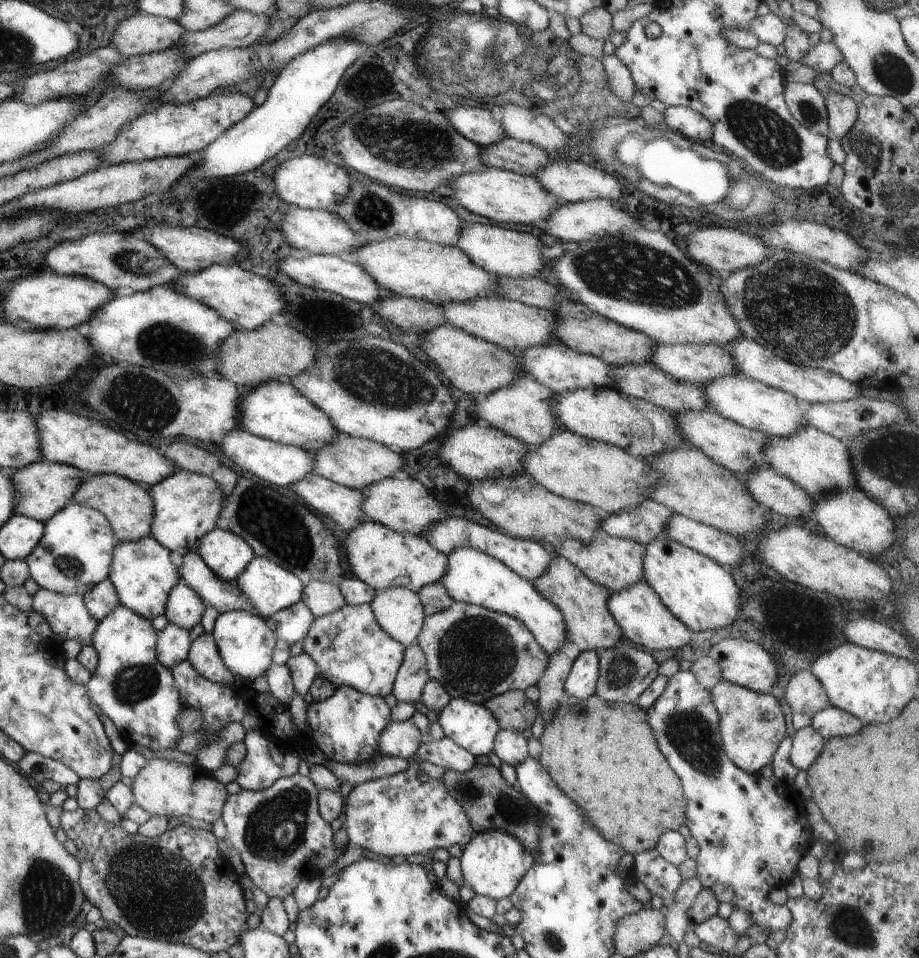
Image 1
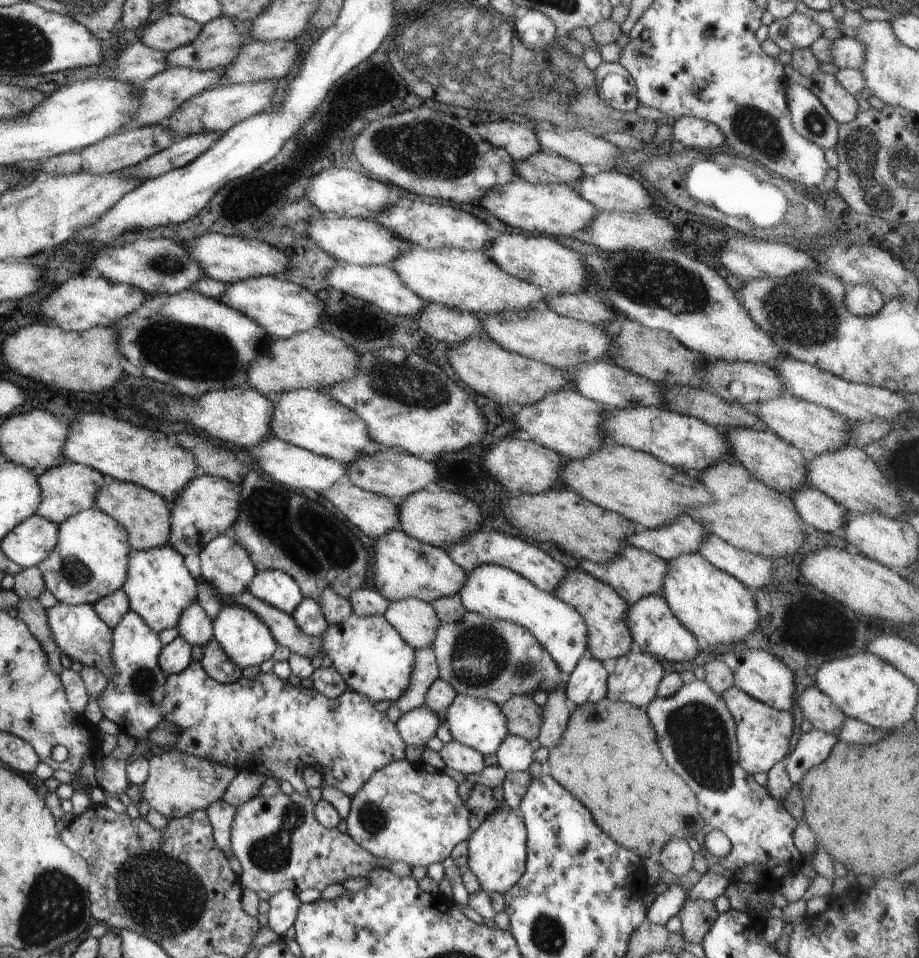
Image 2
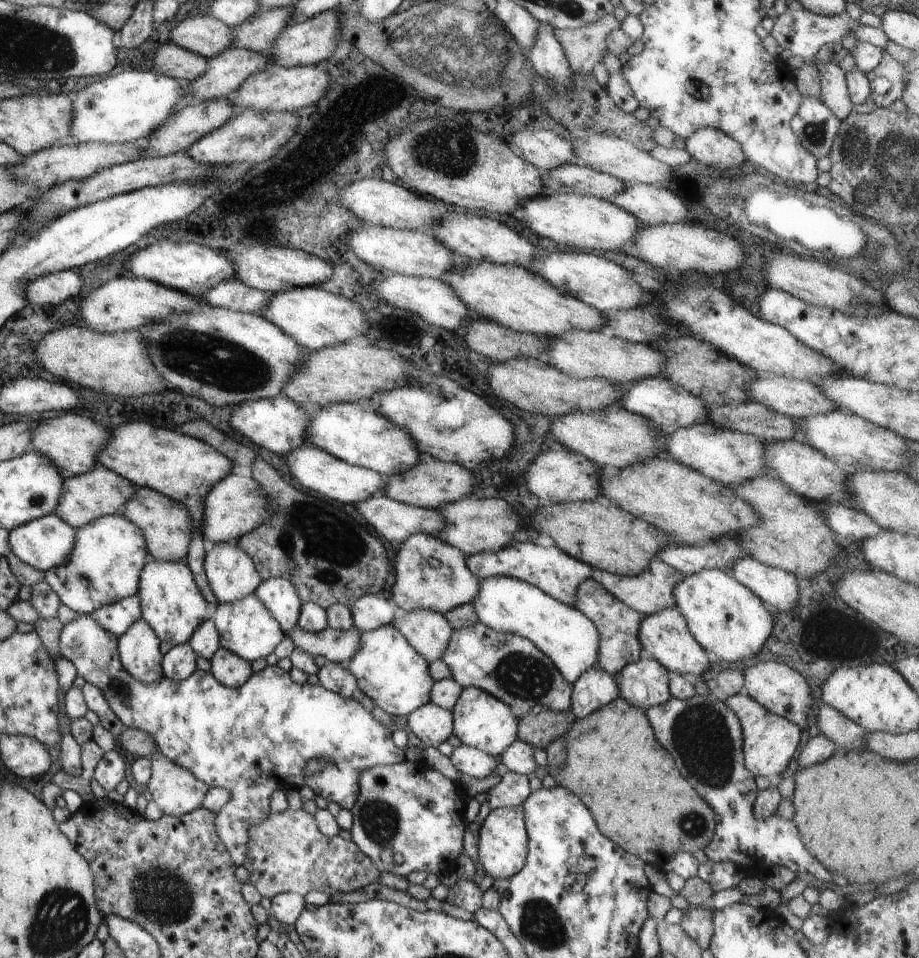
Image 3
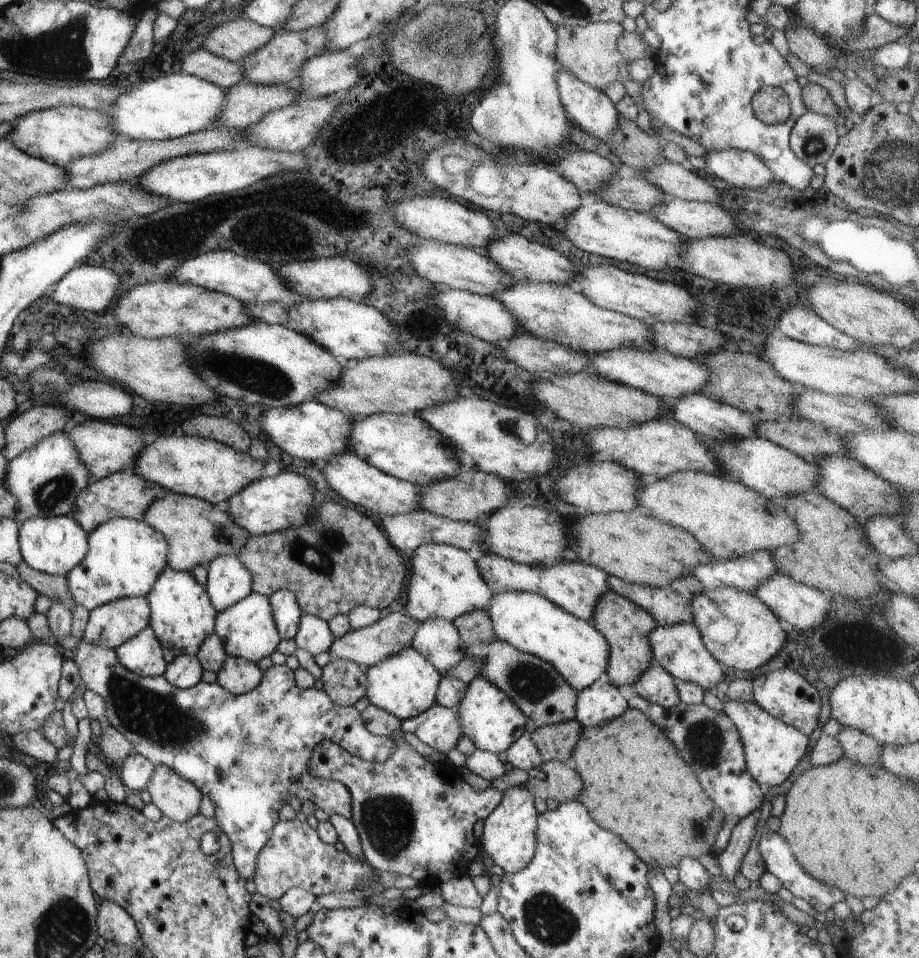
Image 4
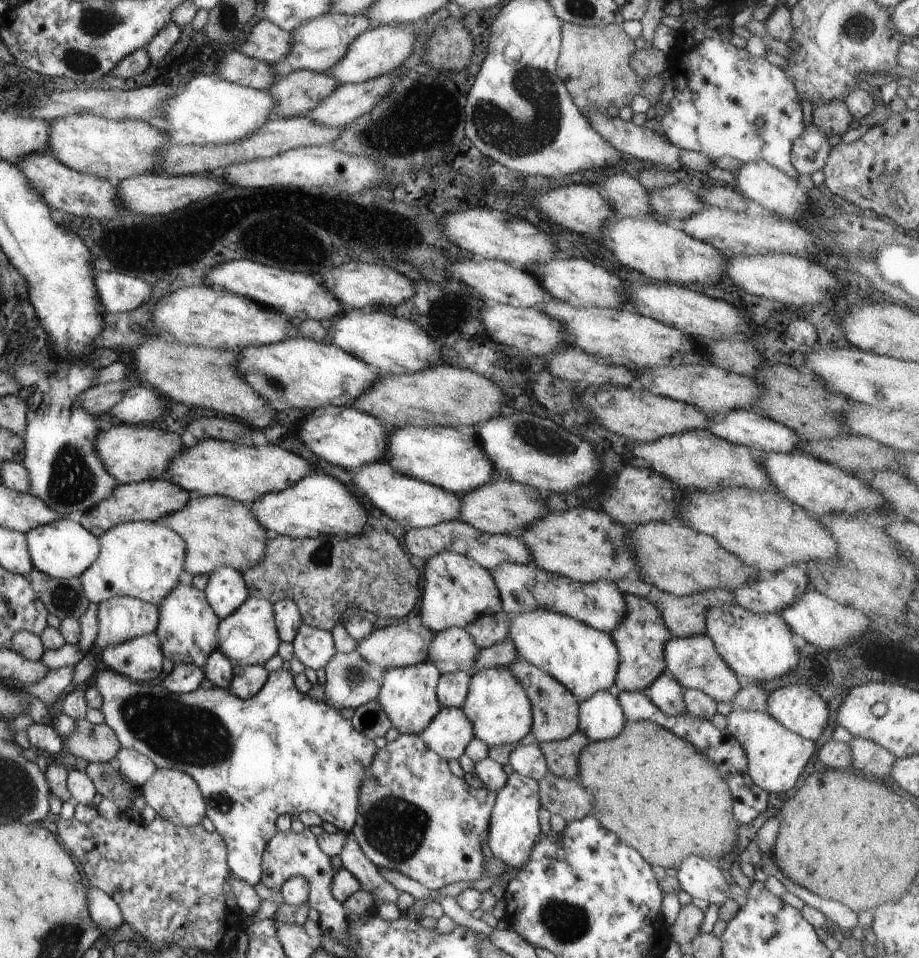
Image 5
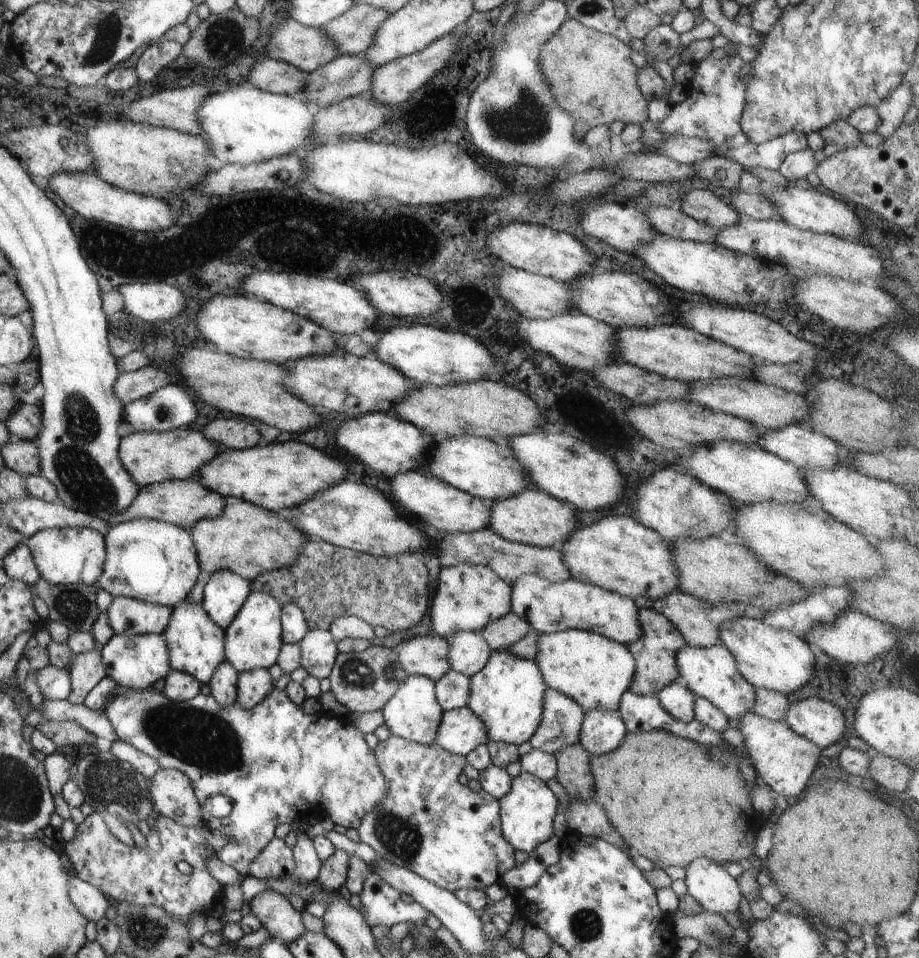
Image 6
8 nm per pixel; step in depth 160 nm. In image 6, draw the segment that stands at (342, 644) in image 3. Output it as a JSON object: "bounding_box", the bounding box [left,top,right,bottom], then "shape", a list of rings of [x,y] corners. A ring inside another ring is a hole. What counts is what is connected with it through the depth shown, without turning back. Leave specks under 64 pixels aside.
{"bounding_box":[394,632,450,682],"shape":[[[434,632],[416,635],[394,649],[409,675],[420,675],[436,682],[450,669],[449,642]]]}

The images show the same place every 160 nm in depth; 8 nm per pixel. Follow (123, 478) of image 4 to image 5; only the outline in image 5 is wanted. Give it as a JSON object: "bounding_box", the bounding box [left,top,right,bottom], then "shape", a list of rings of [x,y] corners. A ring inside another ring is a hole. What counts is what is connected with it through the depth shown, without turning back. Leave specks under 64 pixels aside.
{"bounding_box":[76,479,191,538],"shape":[[[146,479],[145,481],[119,484],[108,499],[101,501],[96,507],[90,508],[84,514],[76,517],[77,521],[85,526],[91,533],[100,538],[106,531],[117,524],[128,521],[148,521],[156,523],[166,515],[186,508],[191,494],[180,488],[177,484],[166,479]]]}

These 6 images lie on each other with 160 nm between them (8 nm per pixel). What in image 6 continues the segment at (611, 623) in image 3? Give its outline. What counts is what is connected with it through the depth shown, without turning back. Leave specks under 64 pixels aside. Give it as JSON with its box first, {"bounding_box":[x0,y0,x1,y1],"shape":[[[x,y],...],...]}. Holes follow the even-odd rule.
{"bounding_box":[626,609,688,697],"shape":[[[639,609],[638,618],[643,630],[642,636],[635,643],[626,645],[637,664],[629,690],[639,695],[653,697],[681,675],[676,655],[688,644],[682,633],[679,633],[663,614],[652,609]]]}

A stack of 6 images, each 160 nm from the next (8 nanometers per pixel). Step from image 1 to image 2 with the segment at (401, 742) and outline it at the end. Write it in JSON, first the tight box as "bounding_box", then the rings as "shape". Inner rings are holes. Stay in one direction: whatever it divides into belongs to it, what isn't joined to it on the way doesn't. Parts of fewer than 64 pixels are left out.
{"bounding_box":[395,704,440,747],"shape":[[[424,704],[402,713],[395,725],[406,745],[426,747],[428,740],[437,733],[440,717]]]}

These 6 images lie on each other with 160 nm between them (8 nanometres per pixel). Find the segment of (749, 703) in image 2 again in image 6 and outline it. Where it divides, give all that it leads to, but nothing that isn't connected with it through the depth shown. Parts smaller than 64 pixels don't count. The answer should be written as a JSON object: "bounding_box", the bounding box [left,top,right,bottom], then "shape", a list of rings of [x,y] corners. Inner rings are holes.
{"bounding_box":[739,713,822,798],"shape":[[[756,713],[745,714],[739,720],[739,729],[746,744],[750,759],[754,762],[754,770],[763,782],[768,785],[776,795],[783,794],[786,798],[798,798],[810,784],[812,773],[822,749],[810,742],[806,737],[800,736],[784,721],[773,721]]]}

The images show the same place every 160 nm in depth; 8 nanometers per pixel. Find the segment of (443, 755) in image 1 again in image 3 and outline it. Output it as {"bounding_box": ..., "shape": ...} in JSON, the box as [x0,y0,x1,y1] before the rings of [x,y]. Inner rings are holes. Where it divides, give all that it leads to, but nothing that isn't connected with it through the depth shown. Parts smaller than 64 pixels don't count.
{"bounding_box":[450,745,497,780],"shape":[[[465,745],[457,747],[450,756],[450,760],[458,774],[473,776],[478,780],[492,775],[497,767],[496,760],[491,755]]]}

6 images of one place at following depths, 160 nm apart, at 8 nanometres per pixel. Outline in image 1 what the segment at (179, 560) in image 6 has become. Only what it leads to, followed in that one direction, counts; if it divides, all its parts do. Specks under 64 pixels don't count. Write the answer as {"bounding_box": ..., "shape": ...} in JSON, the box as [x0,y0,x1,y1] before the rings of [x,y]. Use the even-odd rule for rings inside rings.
{"bounding_box":[25,501,120,597],"shape":[[[71,501],[44,524],[45,534],[38,548],[25,560],[40,589],[84,597],[109,578],[114,550],[120,542],[103,512]]]}

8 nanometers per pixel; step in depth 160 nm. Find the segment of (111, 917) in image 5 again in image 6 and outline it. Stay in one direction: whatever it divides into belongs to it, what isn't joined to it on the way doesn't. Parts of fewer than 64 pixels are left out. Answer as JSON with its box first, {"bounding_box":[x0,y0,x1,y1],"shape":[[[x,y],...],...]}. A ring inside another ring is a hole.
{"bounding_box":[70,874,109,922],"shape":[[[75,874],[70,875],[70,898],[88,920],[96,922],[107,916],[109,898],[99,888],[89,882],[78,878]]]}

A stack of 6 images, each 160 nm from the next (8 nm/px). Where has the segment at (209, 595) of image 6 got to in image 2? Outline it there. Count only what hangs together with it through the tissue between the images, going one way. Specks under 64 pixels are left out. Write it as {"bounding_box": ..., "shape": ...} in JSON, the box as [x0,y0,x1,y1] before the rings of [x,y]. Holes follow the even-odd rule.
{"bounding_box":[198,534,257,597],"shape":[[[226,534],[213,538],[198,555],[200,576],[224,597],[233,597],[246,591],[257,573],[246,549]]]}

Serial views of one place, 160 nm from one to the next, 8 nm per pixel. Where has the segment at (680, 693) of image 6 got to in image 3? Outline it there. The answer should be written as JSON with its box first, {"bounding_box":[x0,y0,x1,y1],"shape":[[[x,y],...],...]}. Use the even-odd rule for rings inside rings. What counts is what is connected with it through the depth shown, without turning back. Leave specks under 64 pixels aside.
{"bounding_box":[616,659,670,711],"shape":[[[638,659],[635,663],[627,664],[616,676],[619,678],[620,697],[624,697],[630,704],[645,711],[651,706],[656,706],[670,700],[669,671],[656,659]]]}

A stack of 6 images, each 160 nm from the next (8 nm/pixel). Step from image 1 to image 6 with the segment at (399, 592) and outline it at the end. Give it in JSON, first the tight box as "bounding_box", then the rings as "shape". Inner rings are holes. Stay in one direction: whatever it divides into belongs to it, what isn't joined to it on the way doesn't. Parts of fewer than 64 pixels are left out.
{"bounding_box":[446,631,492,676],"shape":[[[460,631],[446,640],[449,642],[449,663],[456,672],[474,676],[490,658],[492,650],[480,633]]]}

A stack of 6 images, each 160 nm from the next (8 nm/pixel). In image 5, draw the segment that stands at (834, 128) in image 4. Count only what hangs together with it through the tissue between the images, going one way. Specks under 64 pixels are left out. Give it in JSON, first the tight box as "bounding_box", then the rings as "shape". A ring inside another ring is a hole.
{"bounding_box":[791,124,831,176],"shape":[[[813,124],[806,126],[803,133],[792,143],[791,163],[799,175],[810,176],[821,170],[831,151],[828,136]]]}

